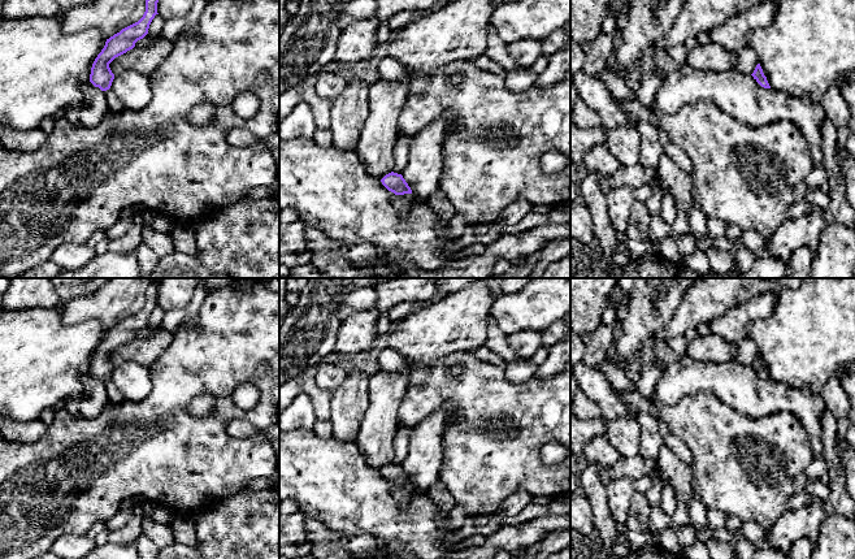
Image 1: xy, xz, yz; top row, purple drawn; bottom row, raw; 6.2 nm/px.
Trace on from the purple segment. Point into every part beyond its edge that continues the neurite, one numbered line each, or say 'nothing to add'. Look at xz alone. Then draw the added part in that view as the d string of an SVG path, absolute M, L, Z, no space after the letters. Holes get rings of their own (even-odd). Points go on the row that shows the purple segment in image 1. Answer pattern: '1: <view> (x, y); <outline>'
1: xz (402, 203); M413 194L396 195L394 205L400 216L405 216L415 202Z

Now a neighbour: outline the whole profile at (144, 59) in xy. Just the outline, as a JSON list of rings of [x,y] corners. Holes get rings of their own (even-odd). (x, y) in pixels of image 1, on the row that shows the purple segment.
[[[162,36],[146,46],[134,47],[126,53],[116,57],[109,68],[114,75],[127,70],[138,72],[149,77],[155,69],[169,56],[173,42]]]

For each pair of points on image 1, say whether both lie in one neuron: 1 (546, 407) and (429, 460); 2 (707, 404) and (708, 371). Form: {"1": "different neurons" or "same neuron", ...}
{"1": "different neurons", "2": "different neurons"}

